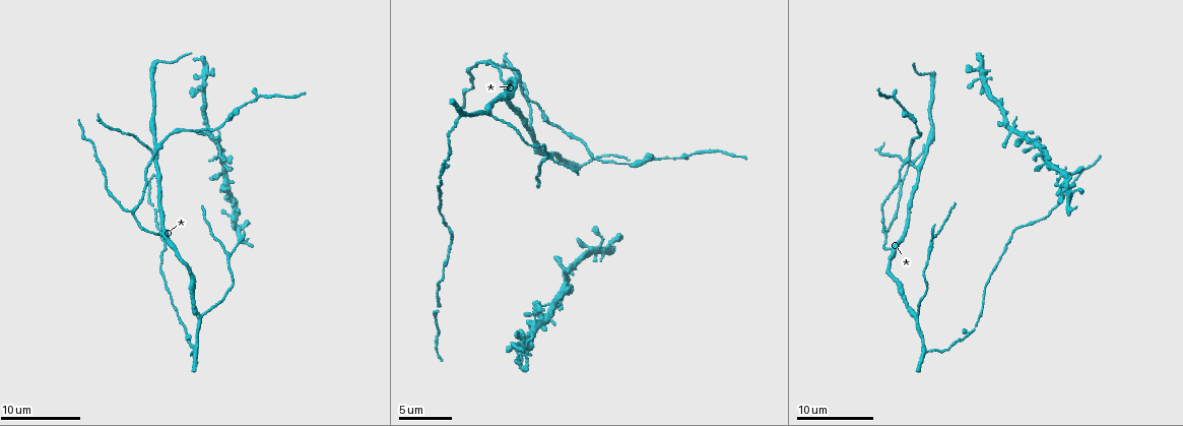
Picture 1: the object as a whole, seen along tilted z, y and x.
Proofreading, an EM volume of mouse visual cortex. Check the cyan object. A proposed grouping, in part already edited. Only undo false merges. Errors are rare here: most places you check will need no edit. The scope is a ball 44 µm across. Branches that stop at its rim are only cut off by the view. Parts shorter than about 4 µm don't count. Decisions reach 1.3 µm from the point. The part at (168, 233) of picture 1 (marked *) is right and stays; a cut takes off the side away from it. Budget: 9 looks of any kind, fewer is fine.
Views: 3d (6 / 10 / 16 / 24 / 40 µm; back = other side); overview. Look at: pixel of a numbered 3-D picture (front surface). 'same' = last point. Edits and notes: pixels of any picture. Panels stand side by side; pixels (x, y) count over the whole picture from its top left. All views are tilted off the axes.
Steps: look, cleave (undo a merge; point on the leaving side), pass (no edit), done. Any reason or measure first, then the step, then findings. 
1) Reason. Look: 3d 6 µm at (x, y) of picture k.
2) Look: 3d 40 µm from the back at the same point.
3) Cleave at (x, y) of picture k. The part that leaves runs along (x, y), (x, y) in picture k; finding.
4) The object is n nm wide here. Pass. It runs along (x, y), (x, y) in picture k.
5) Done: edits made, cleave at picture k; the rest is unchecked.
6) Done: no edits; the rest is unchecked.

Three arms meet. Look: 3d 6 µm at (200, 315) of picture 1.

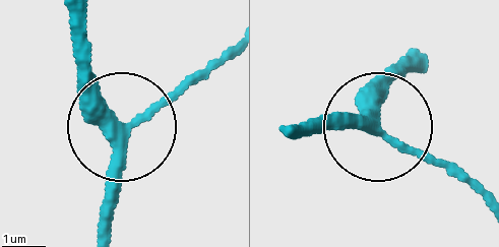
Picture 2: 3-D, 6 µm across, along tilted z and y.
The side arm is 20 µm long; 3 arms meet here. Pass. One neuron here.

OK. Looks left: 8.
Small branch off a trunk. Look: 3d 10 µm at (915, 168) of picture 1.

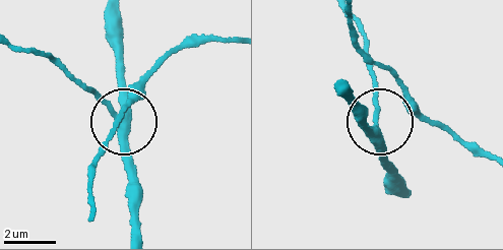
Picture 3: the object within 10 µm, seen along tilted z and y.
Pass. All the same neuron.

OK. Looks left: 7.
Look: 3d 10 µm at (885, 233) of picture 1.

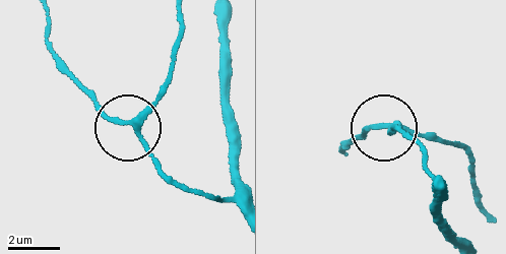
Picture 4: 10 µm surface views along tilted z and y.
The object is 200 nm wide here. Pass. One neuron here.

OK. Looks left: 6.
Look: 3d 10 µm at (237, 110) of picture 1.

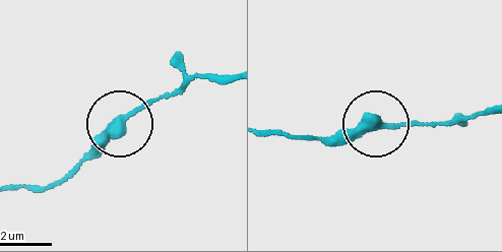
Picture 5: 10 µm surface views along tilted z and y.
Pass. It runs along (10, 187), (64, 181), (122, 124), (186, 78) in picture 5; one neuron here.

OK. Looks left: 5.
Done: no edits; the rest is unchecked.

